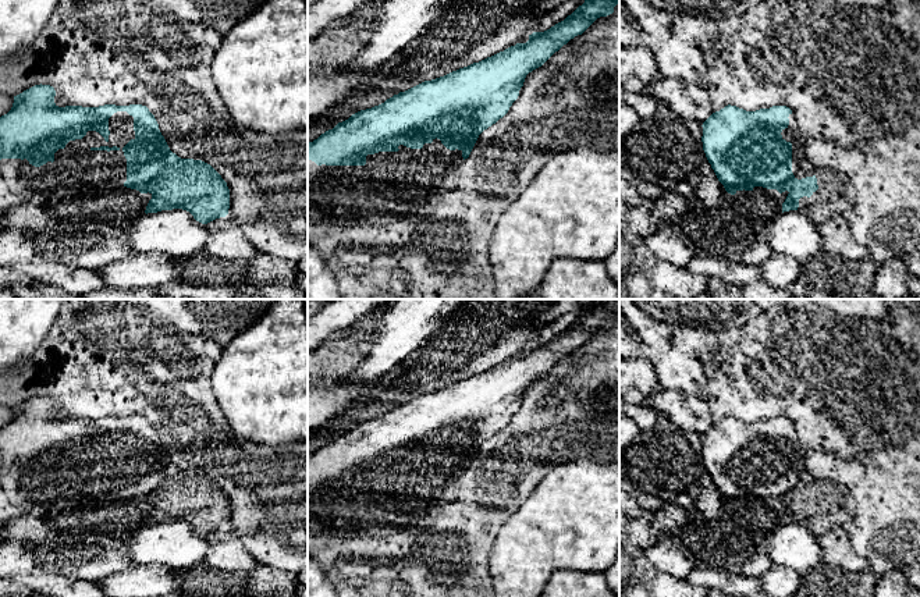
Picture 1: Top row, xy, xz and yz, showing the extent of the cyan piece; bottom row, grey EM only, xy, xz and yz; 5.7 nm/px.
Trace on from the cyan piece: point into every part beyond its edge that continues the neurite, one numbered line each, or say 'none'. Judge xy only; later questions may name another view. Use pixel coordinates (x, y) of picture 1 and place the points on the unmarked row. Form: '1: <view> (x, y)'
1: xy (81, 496)

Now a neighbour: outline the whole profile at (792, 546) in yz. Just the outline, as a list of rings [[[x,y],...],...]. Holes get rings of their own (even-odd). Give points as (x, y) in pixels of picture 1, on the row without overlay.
[[[798,522],[784,523],[768,534],[767,552],[772,564],[789,568],[800,576],[823,564],[817,534]]]

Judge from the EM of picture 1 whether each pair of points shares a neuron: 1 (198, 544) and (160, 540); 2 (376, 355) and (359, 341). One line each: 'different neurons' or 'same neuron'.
1: same neuron
2: different neurons

